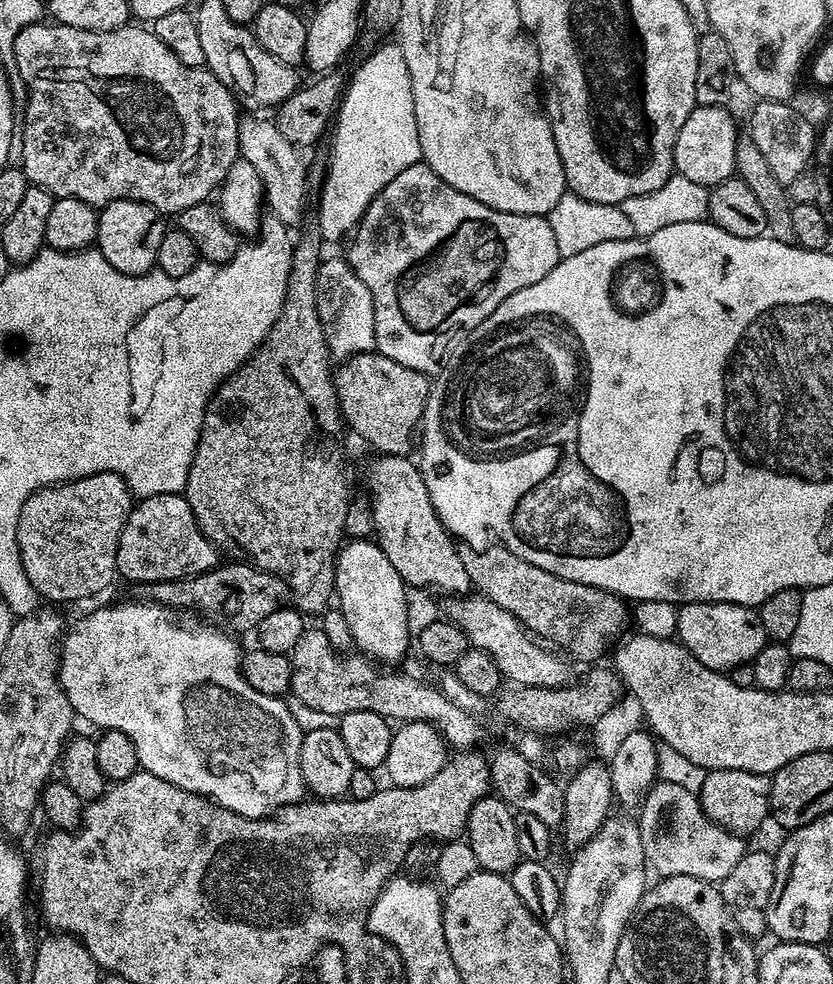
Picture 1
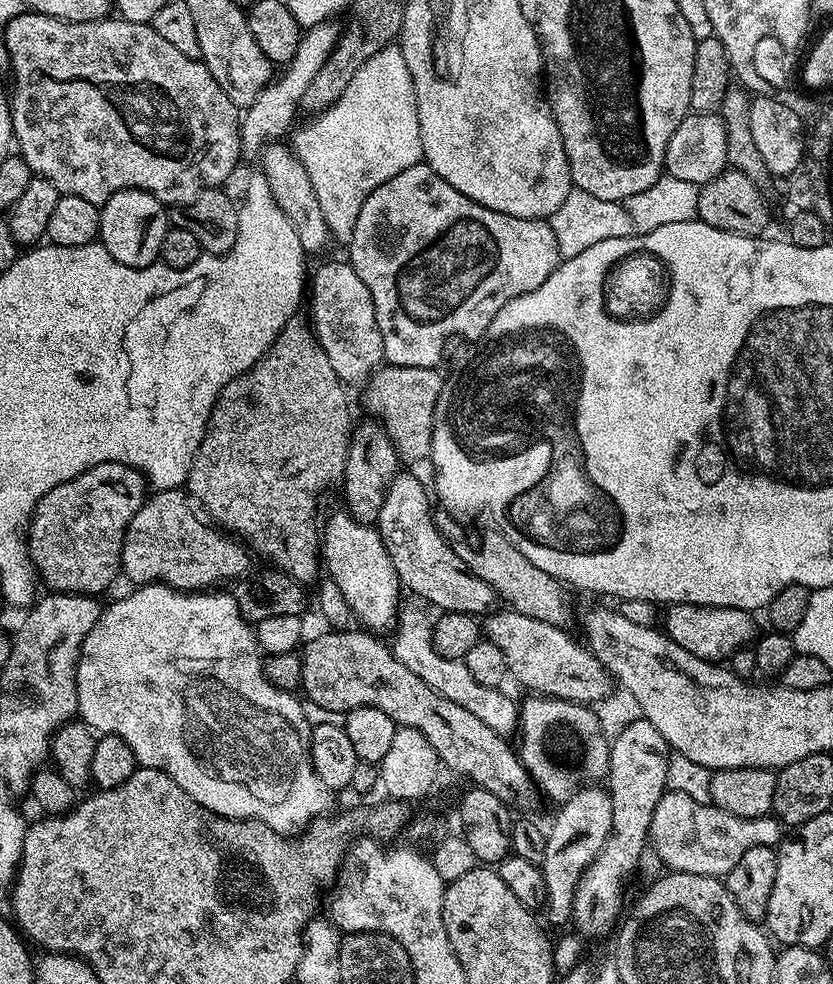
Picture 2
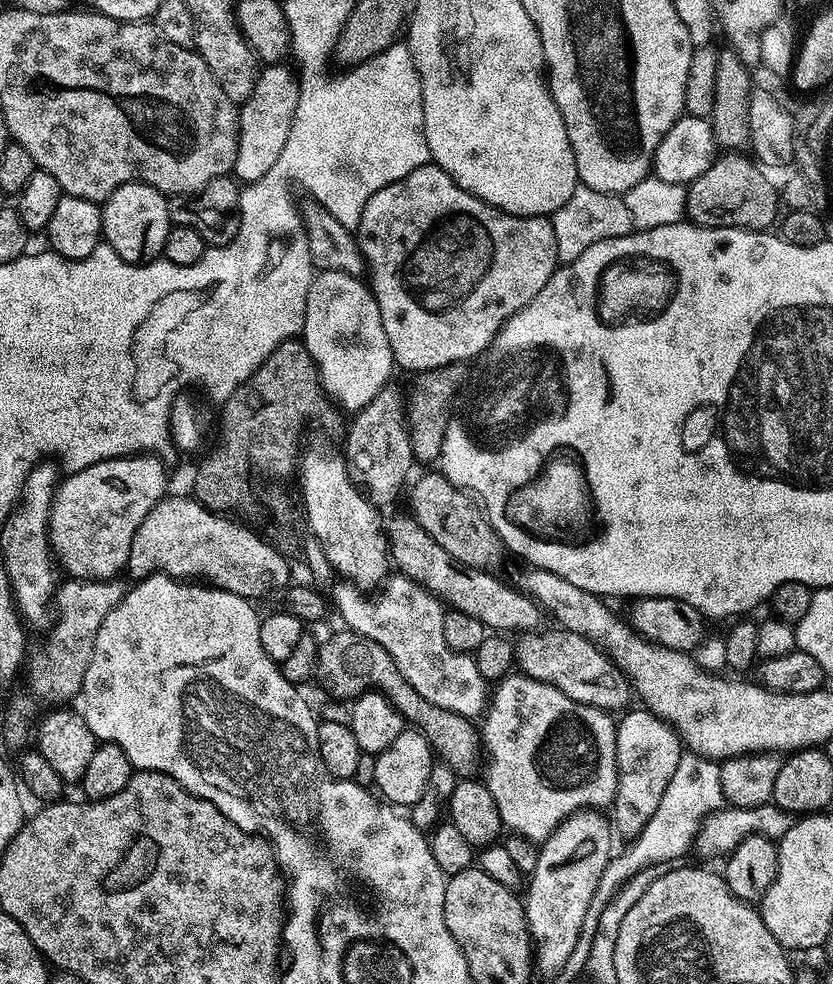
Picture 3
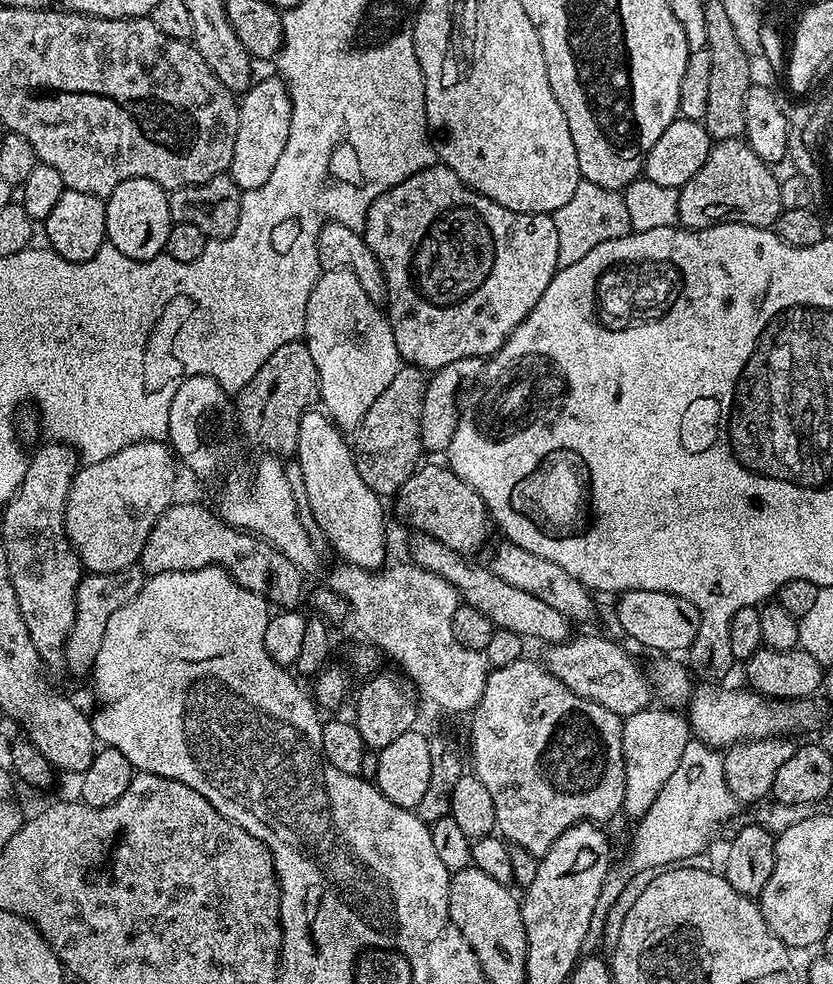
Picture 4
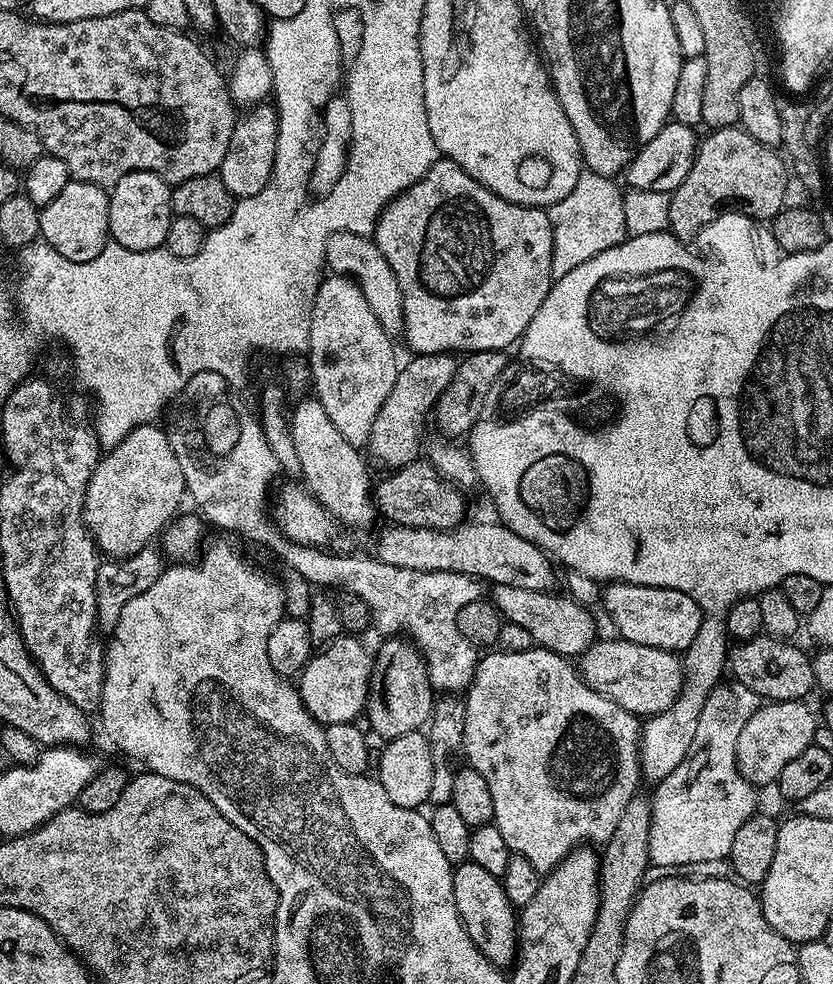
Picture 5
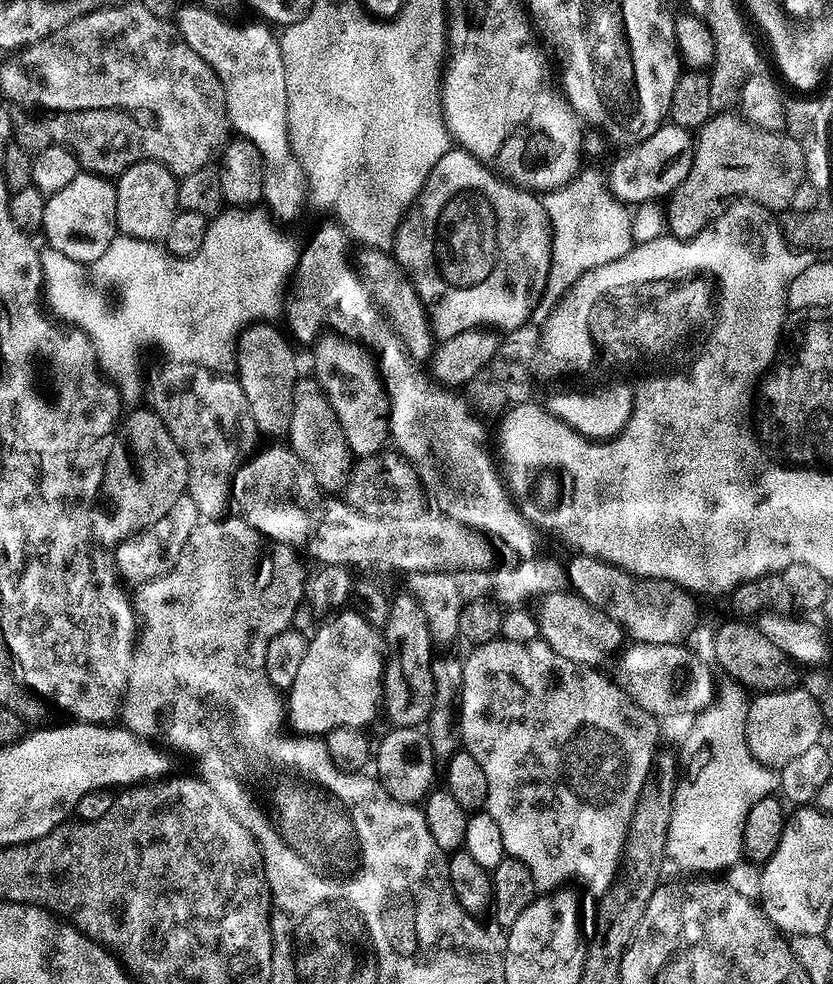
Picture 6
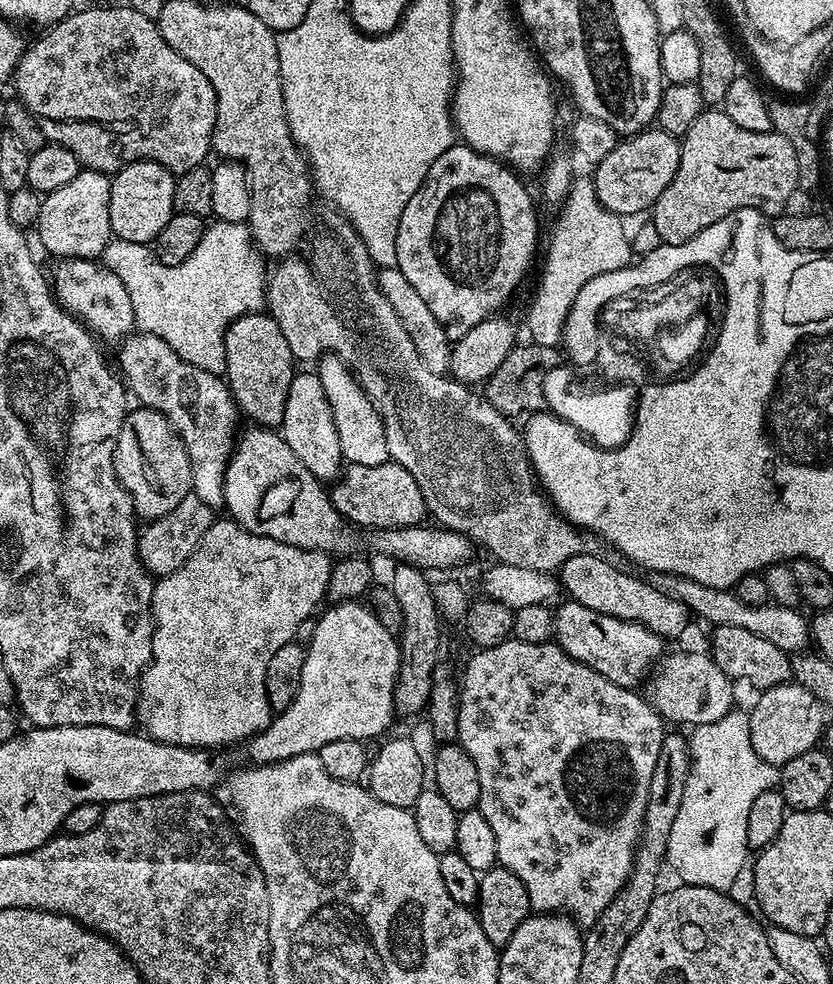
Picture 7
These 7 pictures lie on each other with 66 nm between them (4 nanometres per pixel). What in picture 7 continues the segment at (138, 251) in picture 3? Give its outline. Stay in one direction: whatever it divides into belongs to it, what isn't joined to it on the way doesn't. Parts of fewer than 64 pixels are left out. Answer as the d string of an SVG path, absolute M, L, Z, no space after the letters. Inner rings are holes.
M136 160L111 177L110 226L115 239L151 245L156 235L170 222L174 211L177 177L152 160Z

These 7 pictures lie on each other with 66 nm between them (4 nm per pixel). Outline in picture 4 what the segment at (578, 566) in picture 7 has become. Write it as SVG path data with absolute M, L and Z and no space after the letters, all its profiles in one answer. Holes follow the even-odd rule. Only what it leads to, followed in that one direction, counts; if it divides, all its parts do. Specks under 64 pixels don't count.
M634 590L623 593L614 607L620 628L632 640L637 640L644 648L653 648L656 654L687 653L693 647L700 632L702 617L699 607L686 598L658 590Z

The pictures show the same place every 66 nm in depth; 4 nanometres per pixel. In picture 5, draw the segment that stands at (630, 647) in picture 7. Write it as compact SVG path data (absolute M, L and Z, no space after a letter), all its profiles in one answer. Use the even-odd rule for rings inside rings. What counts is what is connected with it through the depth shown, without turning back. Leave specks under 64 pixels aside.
M497 584L491 591L490 599L501 617L514 626L525 627L533 645L556 652L559 656L579 658L598 640L595 618L578 601L568 596L556 596L555 591L522 590L505 584Z

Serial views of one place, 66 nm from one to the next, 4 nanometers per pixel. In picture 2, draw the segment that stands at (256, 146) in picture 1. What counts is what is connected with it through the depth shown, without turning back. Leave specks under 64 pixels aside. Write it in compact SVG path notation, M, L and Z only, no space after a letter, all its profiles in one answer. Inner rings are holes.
M277 142L268 145L259 157L262 175L268 181L274 194L274 202L278 202L280 212L290 218L290 226L294 226L294 234L298 234L298 242L302 242L302 250L306 254L324 252L328 243L334 240L328 228L326 218L322 214L322 206L318 202L318 194L314 194L314 186L310 182L310 174L306 174L306 166L294 155L287 143Z

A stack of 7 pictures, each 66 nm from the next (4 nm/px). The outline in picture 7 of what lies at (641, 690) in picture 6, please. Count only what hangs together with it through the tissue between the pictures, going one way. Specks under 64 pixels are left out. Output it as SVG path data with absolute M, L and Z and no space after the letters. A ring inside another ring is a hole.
M676 652L673 656L665 655L664 669L652 676L652 696L650 703L665 721L677 720L680 724L695 726L697 724L709 724L718 718L722 718L727 712L733 711L732 687L733 681L721 670L711 655L700 652Z

